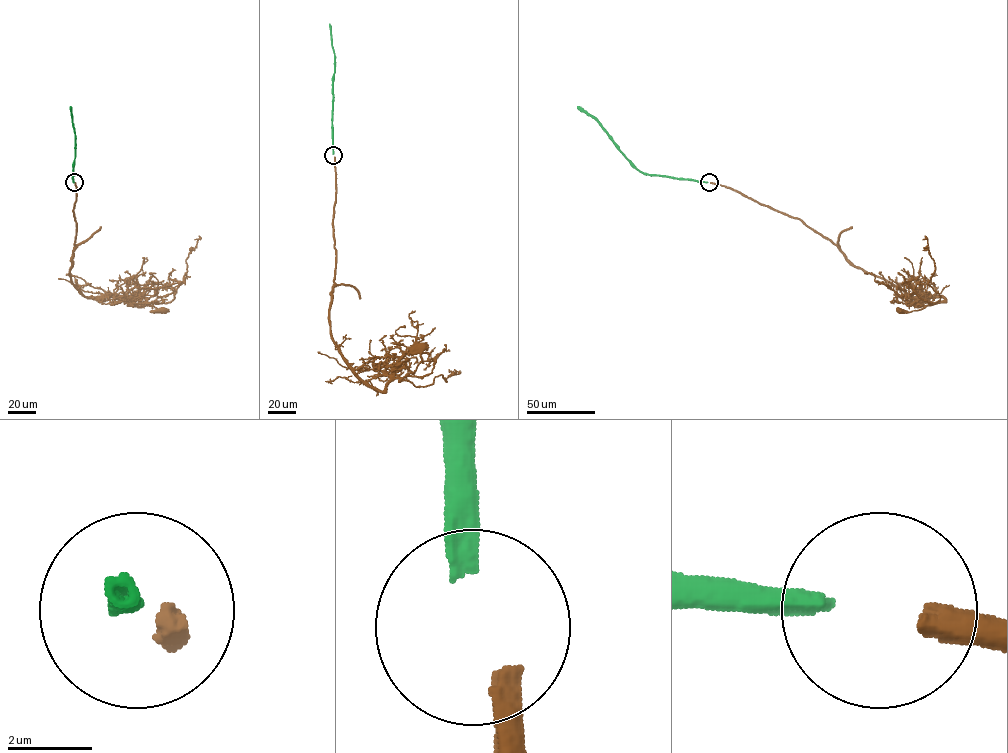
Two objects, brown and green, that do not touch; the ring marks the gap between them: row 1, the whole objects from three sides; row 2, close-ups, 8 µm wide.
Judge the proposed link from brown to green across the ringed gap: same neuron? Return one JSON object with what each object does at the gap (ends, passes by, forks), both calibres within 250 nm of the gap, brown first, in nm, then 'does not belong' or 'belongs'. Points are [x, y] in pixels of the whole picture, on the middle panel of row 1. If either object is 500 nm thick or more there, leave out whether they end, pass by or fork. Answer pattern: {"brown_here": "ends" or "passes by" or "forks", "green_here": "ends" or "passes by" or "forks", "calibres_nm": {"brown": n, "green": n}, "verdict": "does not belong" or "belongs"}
{"calibres_nm": {"brown": 600, "green": 440}, "verdict": "does not belong"}

